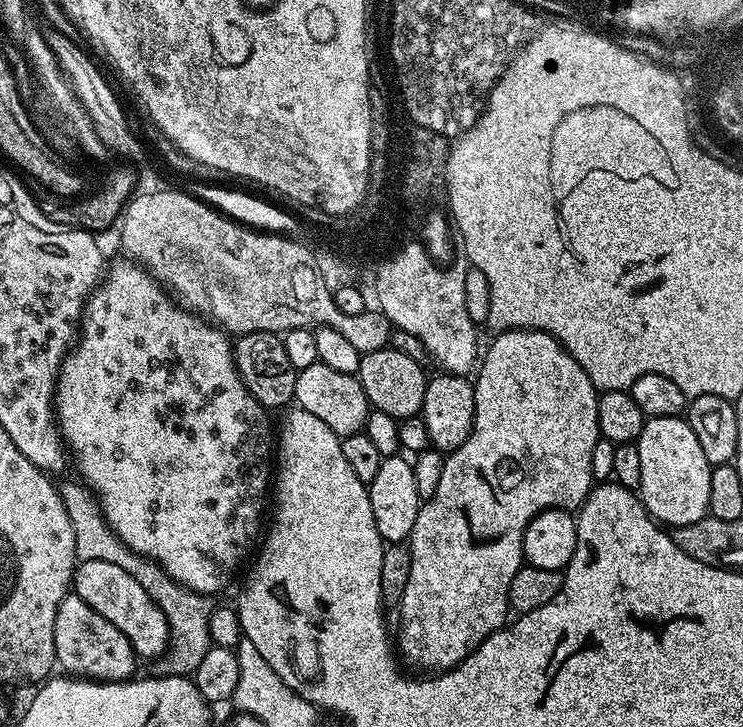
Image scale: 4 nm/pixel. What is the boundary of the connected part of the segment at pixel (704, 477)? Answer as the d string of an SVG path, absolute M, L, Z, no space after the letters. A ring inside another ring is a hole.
M679 416L645 419L644 429L634 443L638 459L642 462L642 482L638 495L652 519L664 526L703 520L708 515L713 465L708 463L702 442L698 442L698 434L694 434L687 419Z

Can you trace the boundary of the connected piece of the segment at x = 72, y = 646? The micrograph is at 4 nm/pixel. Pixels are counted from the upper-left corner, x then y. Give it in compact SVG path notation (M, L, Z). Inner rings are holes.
M75 594L64 596L58 606L58 614L54 618L54 650L57 665L68 671L65 673L86 680L101 682L130 680L133 679L135 672L132 671L135 670L136 663L138 663L136 651L132 649L132 643L126 638L126 634L122 634L122 630L118 630L118 626L106 622L106 618L102 618L102 614L95 612L89 604L82 602L82 598Z

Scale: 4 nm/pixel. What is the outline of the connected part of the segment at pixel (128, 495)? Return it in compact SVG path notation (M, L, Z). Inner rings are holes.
M127 258L121 261L121 264L113 268L111 265L105 271L84 306L84 314L78 325L78 339L64 357L60 374L56 377L56 423L74 461L74 468L76 464L77 470L84 475L83 483L95 492L103 518L112 527L115 536L139 556L145 556L160 565L164 575L174 582L190 591L215 594L227 582L228 575L243 562L248 547L252 543L255 545L261 535L260 519L264 516L264 499L270 496L268 463L274 460L274 424L268 421L269 413L250 394L238 374L234 344L229 333L205 317L180 307L147 268Z

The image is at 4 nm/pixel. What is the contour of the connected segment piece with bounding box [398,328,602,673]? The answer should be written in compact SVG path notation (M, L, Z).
M513 328L510 332L499 333L495 339L496 341L489 346L488 353L485 356L483 353L478 364L478 371L474 376L474 410L476 413L472 423L472 433L466 438L466 442L462 442L462 446L447 453L442 466L442 478L438 481L438 490L434 490L429 500L421 503L410 537L412 550L410 574L406 582L406 590L398 605L401 620L398 652L403 663L405 660L406 663L413 664L416 668L432 668L428 670L433 673L447 672L448 669L458 666L482 641L490 638L490 634L504 627L510 616L508 603L510 582L514 574L518 574L524 560L524 531L528 521L548 508L579 509L594 487L590 470L590 450L594 450L594 442L598 442L602 437L598 426L598 389L590 382L584 367L554 337L538 331L537 328Z

